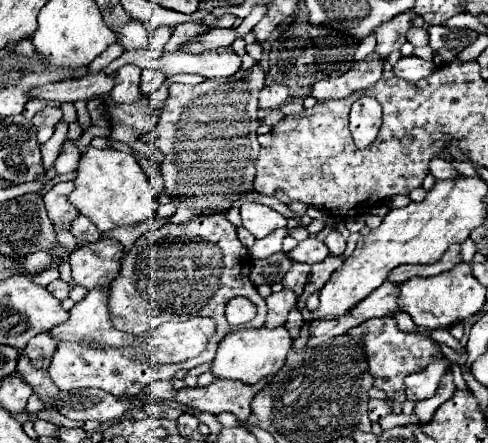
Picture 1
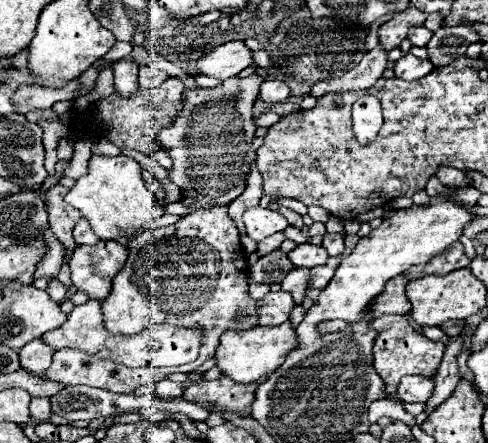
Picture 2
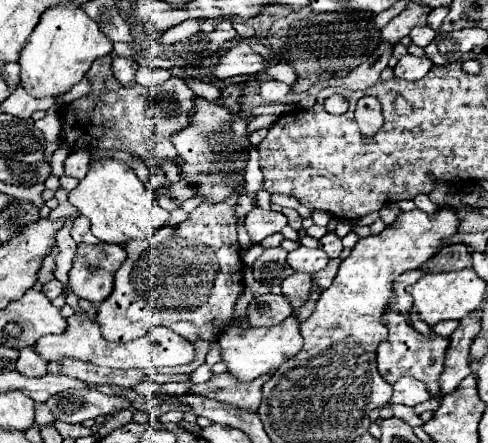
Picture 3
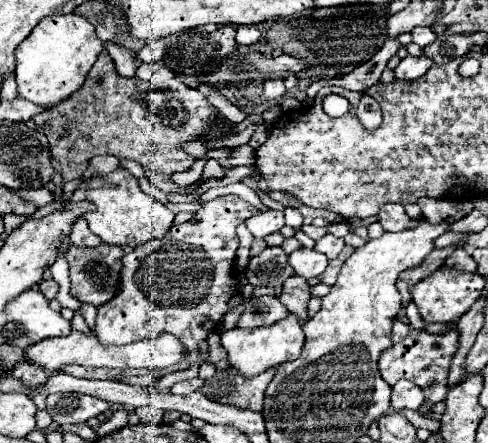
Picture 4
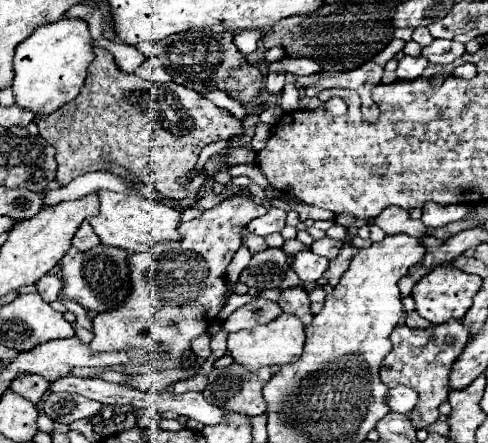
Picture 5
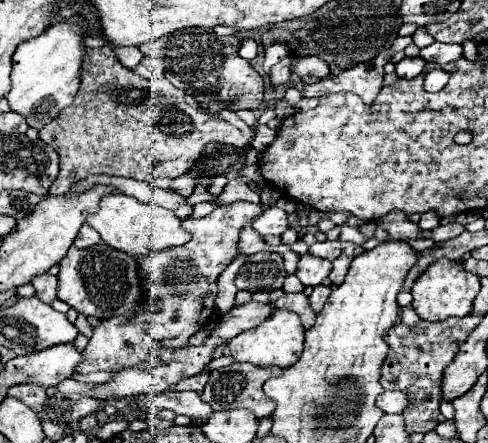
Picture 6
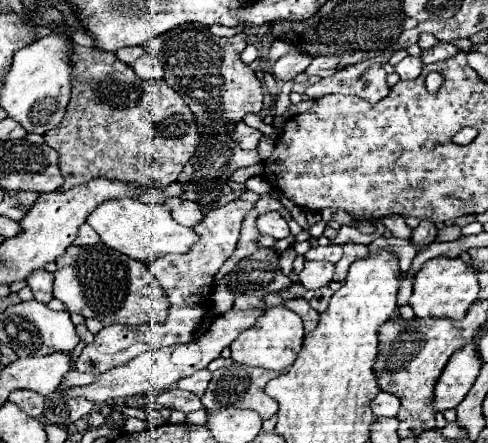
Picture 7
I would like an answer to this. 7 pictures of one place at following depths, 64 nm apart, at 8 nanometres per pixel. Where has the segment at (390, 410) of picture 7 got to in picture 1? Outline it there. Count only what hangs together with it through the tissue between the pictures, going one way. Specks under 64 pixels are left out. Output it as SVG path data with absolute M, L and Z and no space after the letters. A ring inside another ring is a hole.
M442 356L440 362L430 364L422 372L416 372L416 374L406 376L404 378L404 384L406 384L408 400L430 398L438 390L438 384L440 384L442 376L448 372L448 368L450 368L450 360L446 356Z

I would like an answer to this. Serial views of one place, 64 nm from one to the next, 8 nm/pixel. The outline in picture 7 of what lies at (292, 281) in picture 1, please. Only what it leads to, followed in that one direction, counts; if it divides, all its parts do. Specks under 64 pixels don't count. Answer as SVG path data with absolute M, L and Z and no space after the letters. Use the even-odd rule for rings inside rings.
M290 298L290 300L284 302L284 306L294 310L304 320L304 330L306 332L312 332L316 328L316 324L318 324L318 312L308 304L308 300L304 300L304 298Z

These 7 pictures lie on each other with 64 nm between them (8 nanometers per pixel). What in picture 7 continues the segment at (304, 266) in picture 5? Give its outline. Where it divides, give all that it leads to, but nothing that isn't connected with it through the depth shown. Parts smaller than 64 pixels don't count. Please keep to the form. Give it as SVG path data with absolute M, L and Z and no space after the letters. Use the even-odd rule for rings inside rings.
M304 262L304 270L298 274L300 282L308 288L308 290L316 290L320 286L326 286L332 280L334 274L334 264L332 262Z

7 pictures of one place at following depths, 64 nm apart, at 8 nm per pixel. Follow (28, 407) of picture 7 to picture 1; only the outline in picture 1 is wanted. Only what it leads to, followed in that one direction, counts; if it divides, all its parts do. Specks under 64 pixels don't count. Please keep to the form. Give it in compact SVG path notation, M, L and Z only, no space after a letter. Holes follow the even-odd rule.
M44 332L28 342L28 346L24 348L24 354L30 358L30 362L36 368L46 368L52 360L52 354L56 352L56 346L58 346L58 340Z

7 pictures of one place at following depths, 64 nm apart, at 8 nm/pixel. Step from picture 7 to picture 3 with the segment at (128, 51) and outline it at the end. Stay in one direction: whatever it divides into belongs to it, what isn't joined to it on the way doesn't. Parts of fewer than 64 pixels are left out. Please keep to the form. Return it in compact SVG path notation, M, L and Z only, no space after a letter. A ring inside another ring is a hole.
M112 56L114 62L112 62L112 72L116 76L116 80L122 84L122 86L132 86L134 84L134 74L136 74L136 60L132 58L120 58L120 56Z

